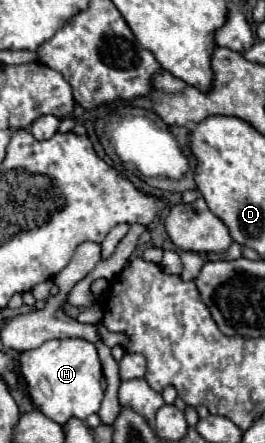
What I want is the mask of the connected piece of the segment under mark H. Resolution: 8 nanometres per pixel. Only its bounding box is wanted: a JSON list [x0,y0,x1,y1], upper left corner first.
[19,338,103,424]

